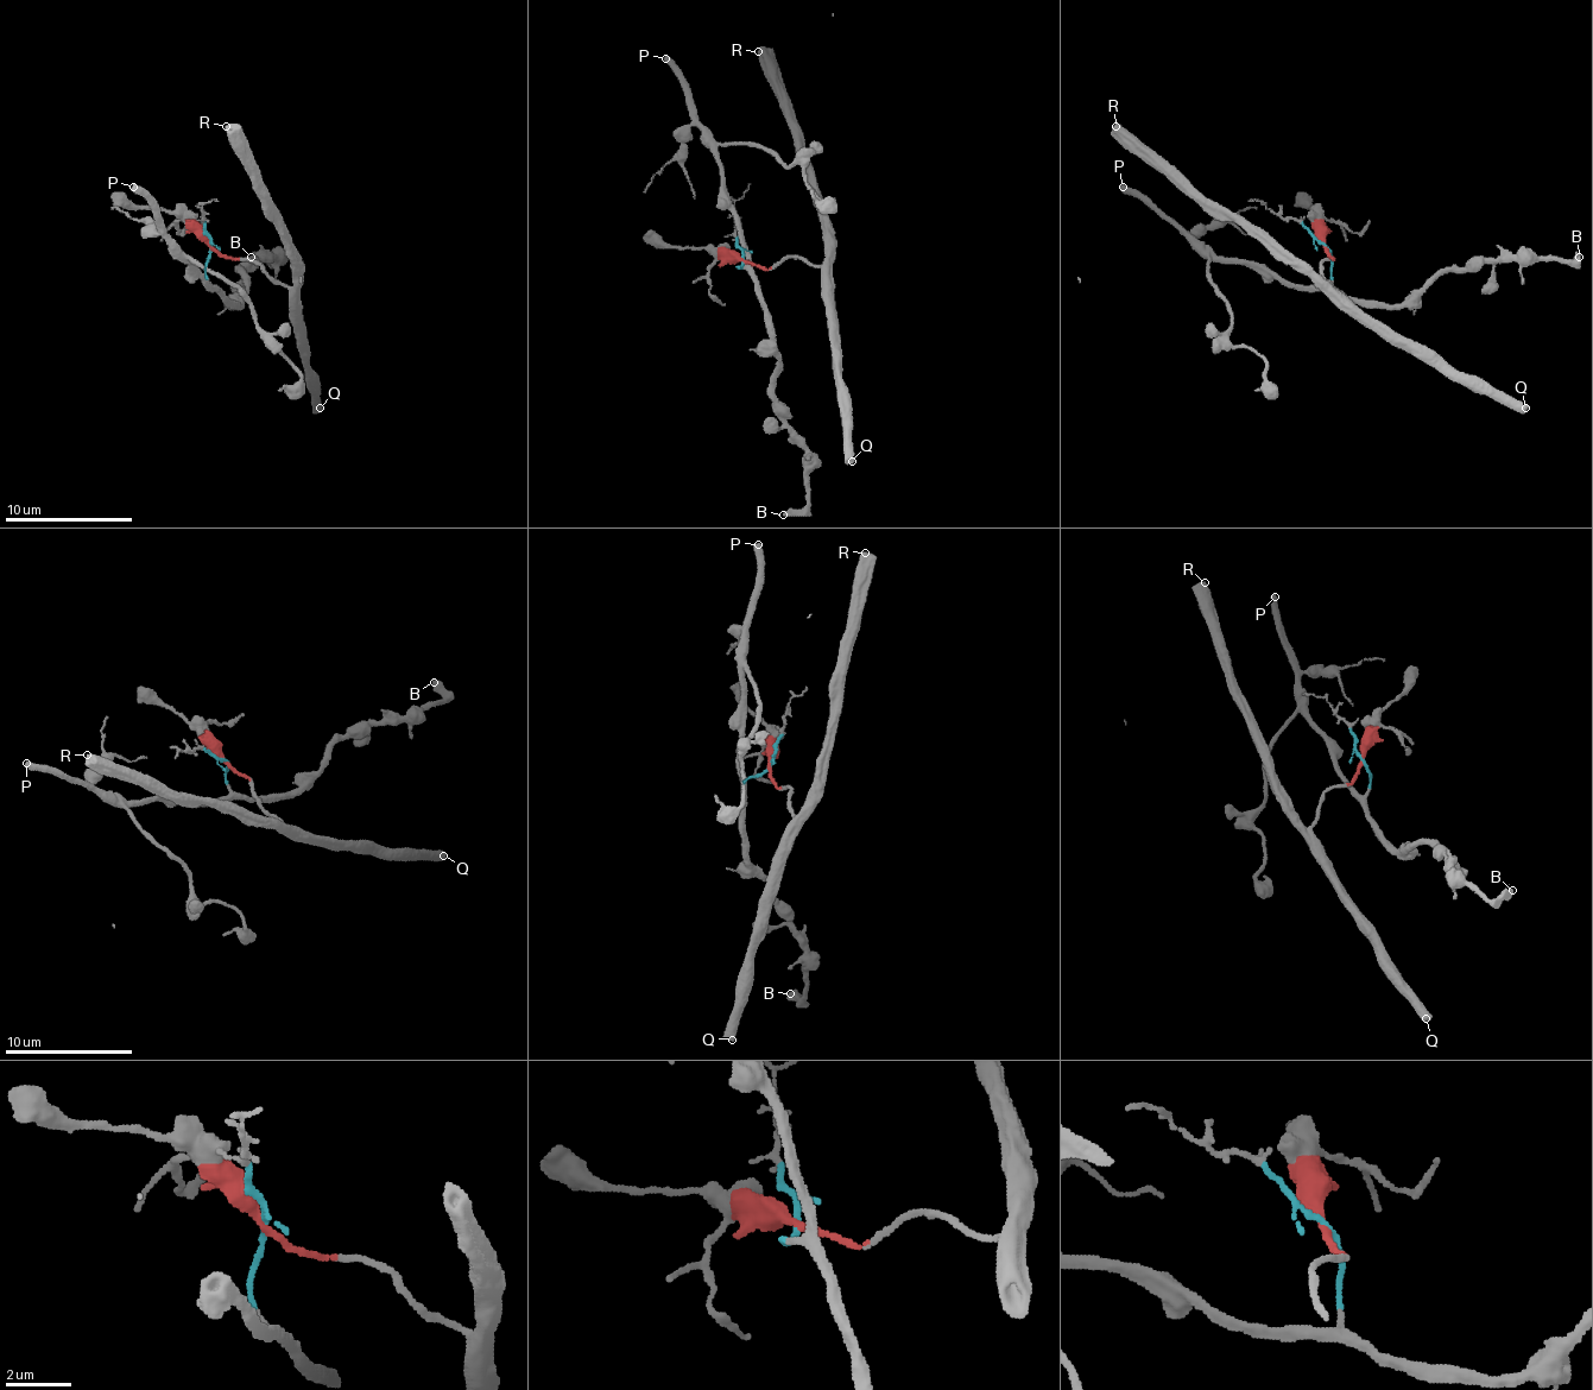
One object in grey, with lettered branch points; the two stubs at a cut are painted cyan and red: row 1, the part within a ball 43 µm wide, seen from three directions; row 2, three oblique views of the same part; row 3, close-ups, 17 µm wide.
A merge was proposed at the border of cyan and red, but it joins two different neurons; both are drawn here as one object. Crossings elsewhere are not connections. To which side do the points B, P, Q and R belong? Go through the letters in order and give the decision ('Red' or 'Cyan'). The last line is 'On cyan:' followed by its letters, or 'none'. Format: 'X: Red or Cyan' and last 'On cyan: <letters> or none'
B: Cyan
P: Cyan
Q: Red
R: Red
On cyan: B, P

